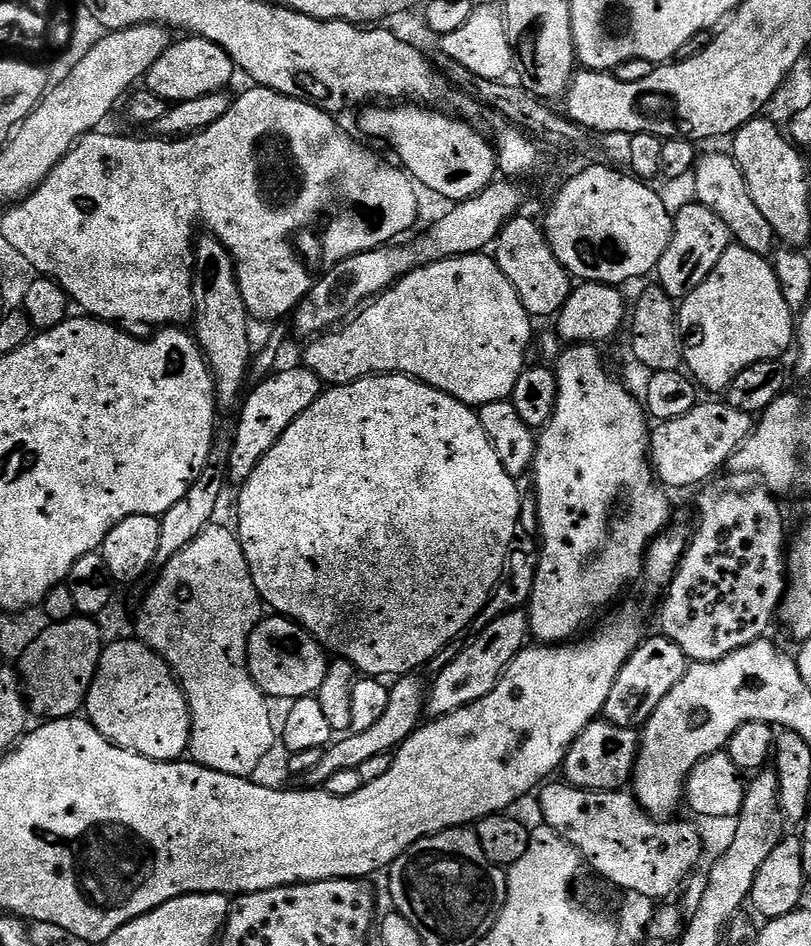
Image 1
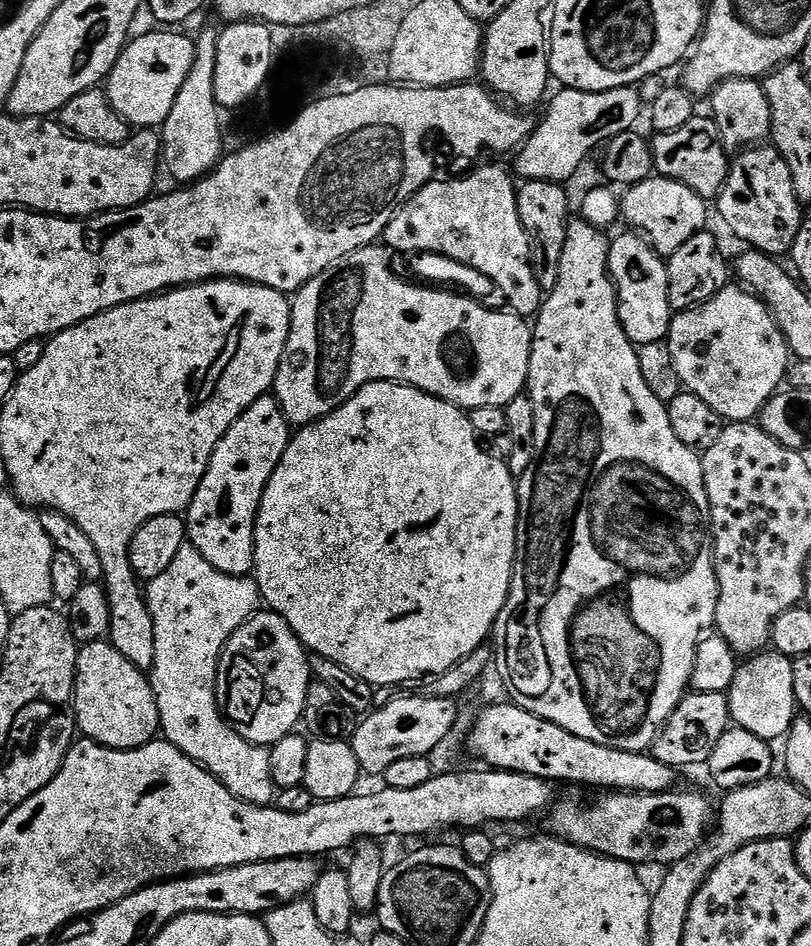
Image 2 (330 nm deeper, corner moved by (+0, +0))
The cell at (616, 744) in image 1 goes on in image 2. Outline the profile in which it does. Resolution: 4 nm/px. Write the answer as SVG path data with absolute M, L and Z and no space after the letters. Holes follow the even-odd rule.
M725 693L685 695L684 700L666 722L660 736L653 742L650 754L658 762L677 770L692 768L695 764L707 765L710 754L714 754L714 746L718 746L718 738L722 738L722 734L726 734L729 727L728 698Z

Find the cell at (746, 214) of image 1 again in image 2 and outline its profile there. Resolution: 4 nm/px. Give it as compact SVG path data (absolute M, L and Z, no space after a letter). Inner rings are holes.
M698 114L678 130L653 135L650 143L652 162L659 175L690 186L703 200L712 202L719 197L728 177L730 156L720 140L718 126L707 115Z

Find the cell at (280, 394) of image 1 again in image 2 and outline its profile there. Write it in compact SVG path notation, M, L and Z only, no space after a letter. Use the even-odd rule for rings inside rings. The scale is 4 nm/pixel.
M265 394L257 398L248 409L226 430L222 442L214 450L206 474L194 494L186 513L187 543L210 562L222 574L251 577L256 567L256 515L262 502L262 494L278 466L290 439L290 425L275 395Z

